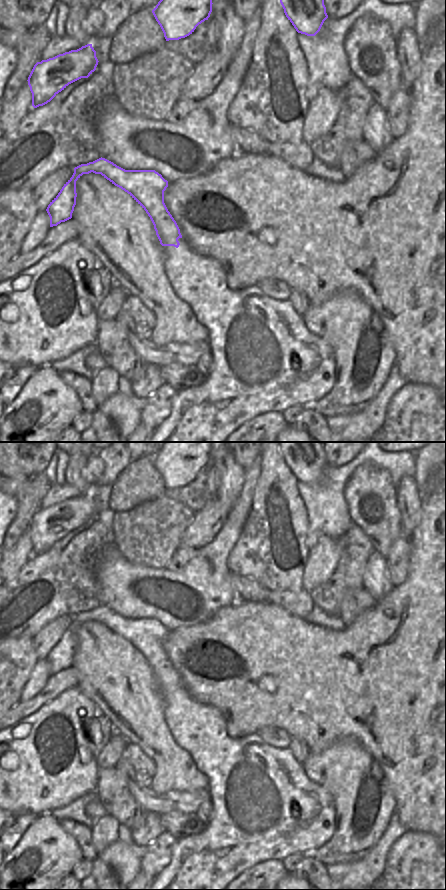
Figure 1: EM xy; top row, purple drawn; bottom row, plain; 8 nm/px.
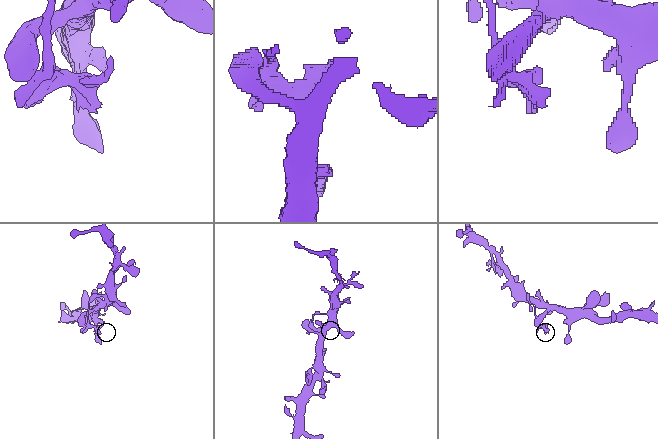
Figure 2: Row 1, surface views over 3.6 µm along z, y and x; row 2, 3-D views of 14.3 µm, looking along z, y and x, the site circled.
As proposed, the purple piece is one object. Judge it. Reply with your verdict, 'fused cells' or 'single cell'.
fused cells

